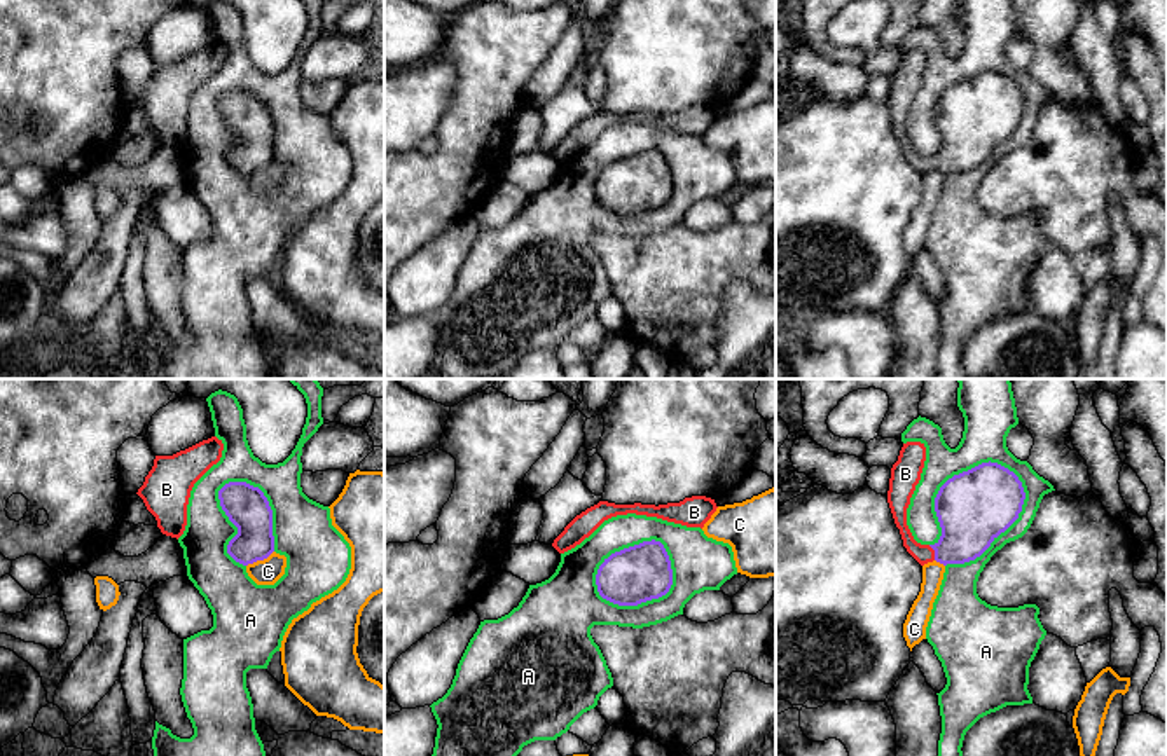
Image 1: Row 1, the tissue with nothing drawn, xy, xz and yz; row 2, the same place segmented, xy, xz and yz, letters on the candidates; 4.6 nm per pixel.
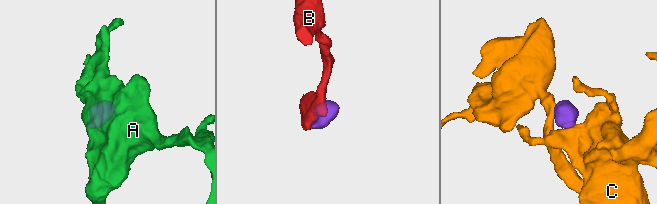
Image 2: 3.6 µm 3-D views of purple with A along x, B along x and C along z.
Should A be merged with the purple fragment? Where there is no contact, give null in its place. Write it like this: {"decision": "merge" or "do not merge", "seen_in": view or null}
{"decision": "do not merge", "seen_in": "yz"}

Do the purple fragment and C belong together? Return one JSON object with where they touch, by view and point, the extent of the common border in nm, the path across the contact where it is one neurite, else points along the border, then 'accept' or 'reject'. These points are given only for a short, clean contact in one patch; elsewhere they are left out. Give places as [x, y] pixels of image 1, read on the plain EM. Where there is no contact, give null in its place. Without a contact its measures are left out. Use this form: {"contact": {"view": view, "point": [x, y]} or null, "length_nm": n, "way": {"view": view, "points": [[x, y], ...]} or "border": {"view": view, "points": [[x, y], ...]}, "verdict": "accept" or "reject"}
{"contact": {"view": "xy", "point": [259, 168]}, "length_nm": 150, "border": {"view": "xy", "points": [[273, 159], [247, 175]]}, "verdict": "reject"}

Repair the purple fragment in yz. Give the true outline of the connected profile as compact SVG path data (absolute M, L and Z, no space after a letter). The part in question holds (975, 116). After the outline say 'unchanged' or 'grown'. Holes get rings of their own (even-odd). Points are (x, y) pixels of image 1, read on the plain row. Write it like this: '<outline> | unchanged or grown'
M907 51L891 77L887 112L903 155L921 175L933 169L943 175L975 169L1019 127L1025 108L1022 91L991 70L954 84L935 107L942 145L935 154L921 154L907 134L907 117L924 70L924 52Z | grown

